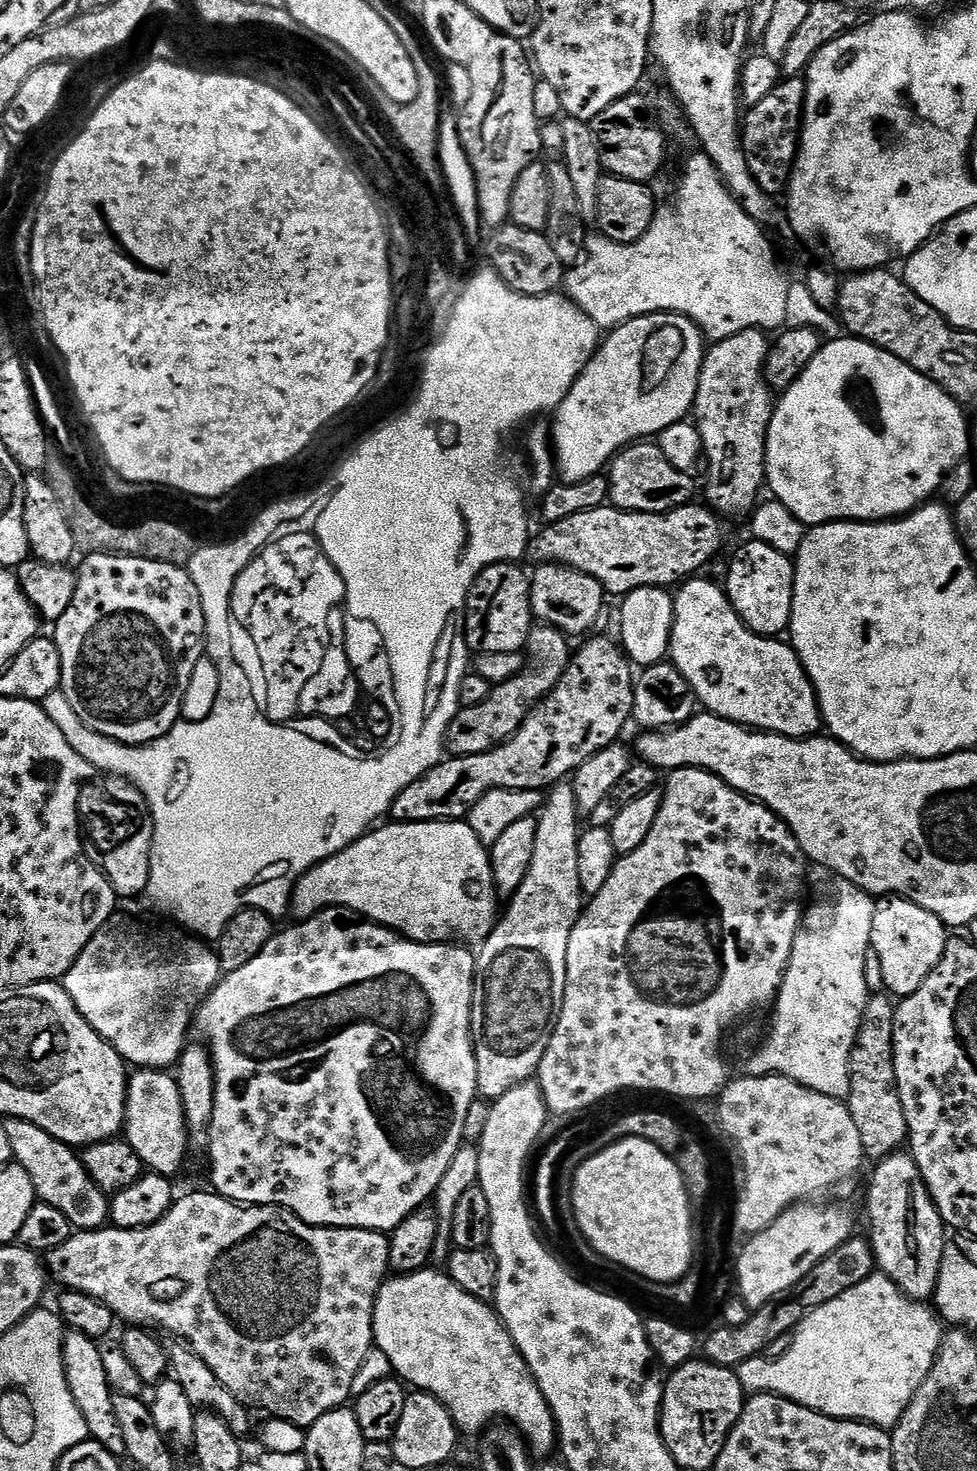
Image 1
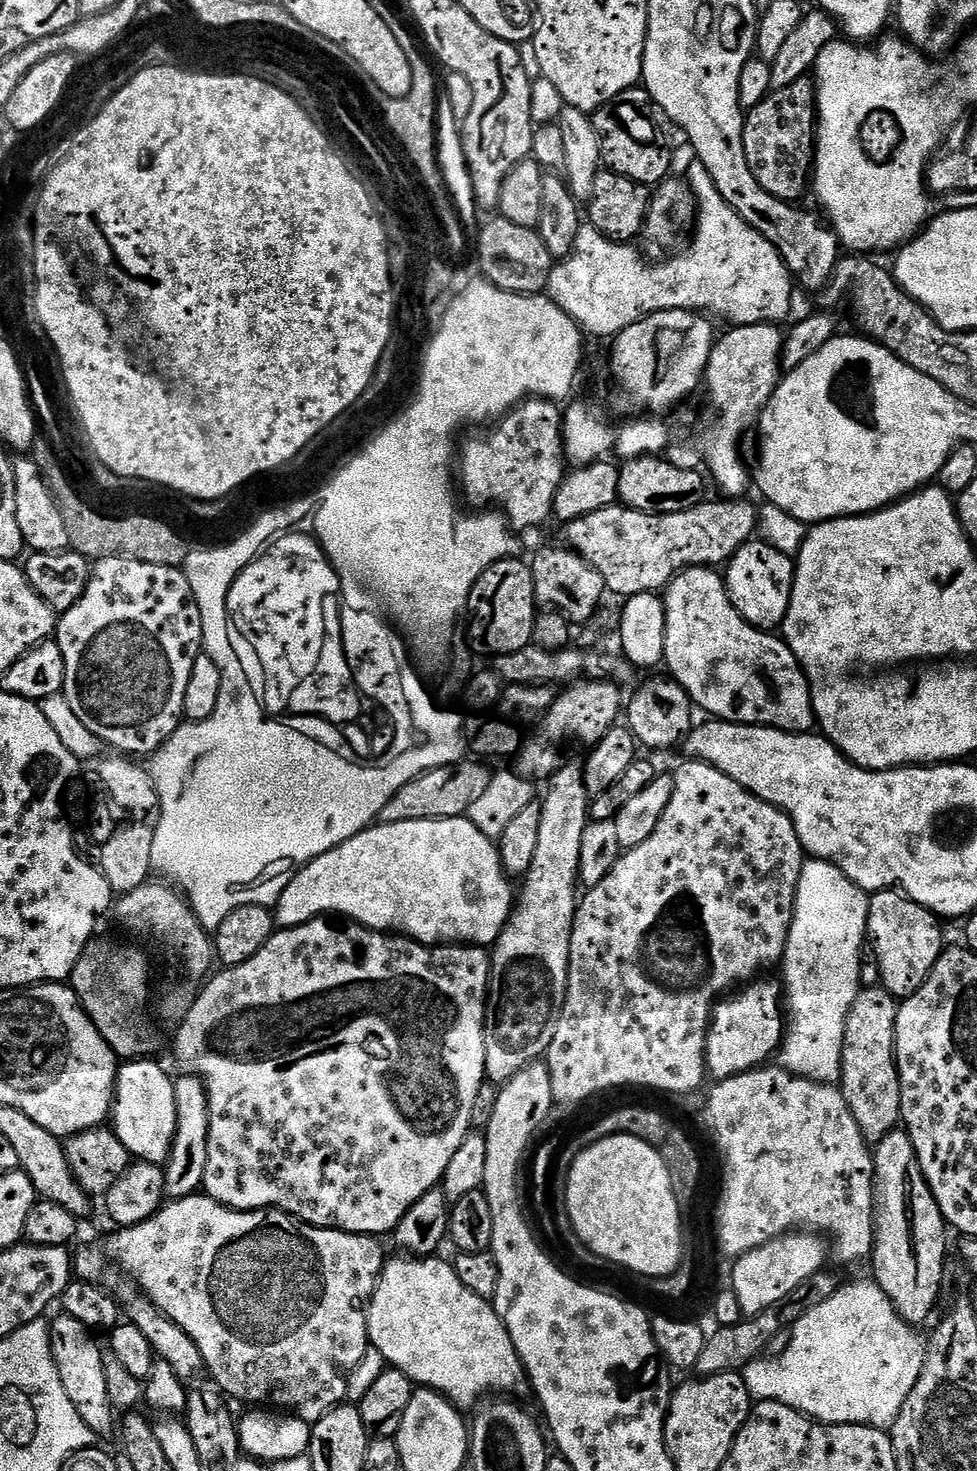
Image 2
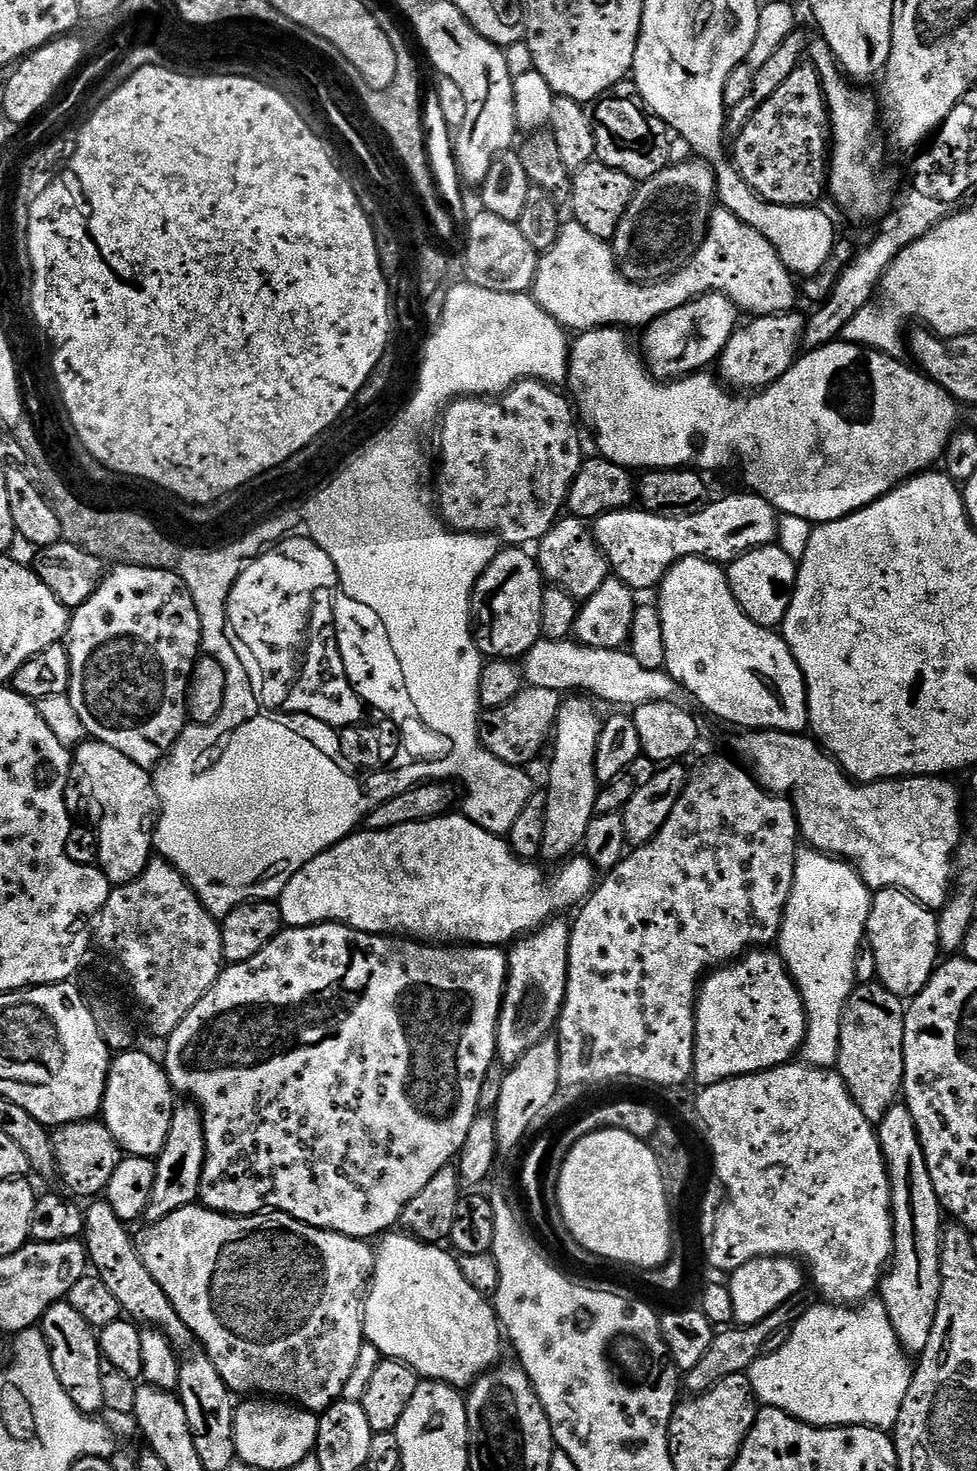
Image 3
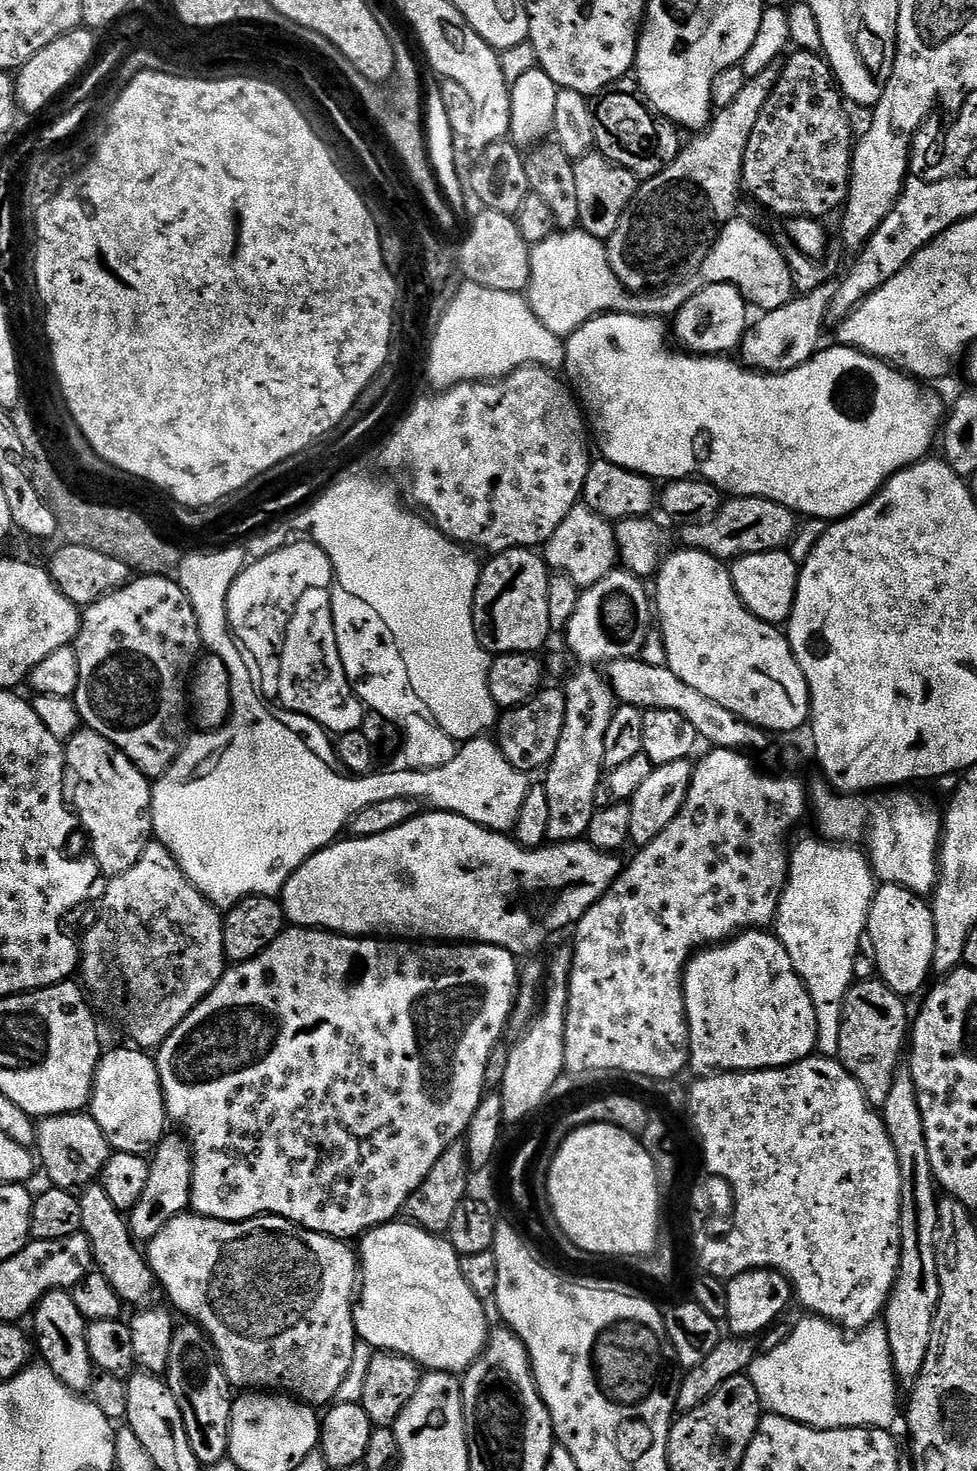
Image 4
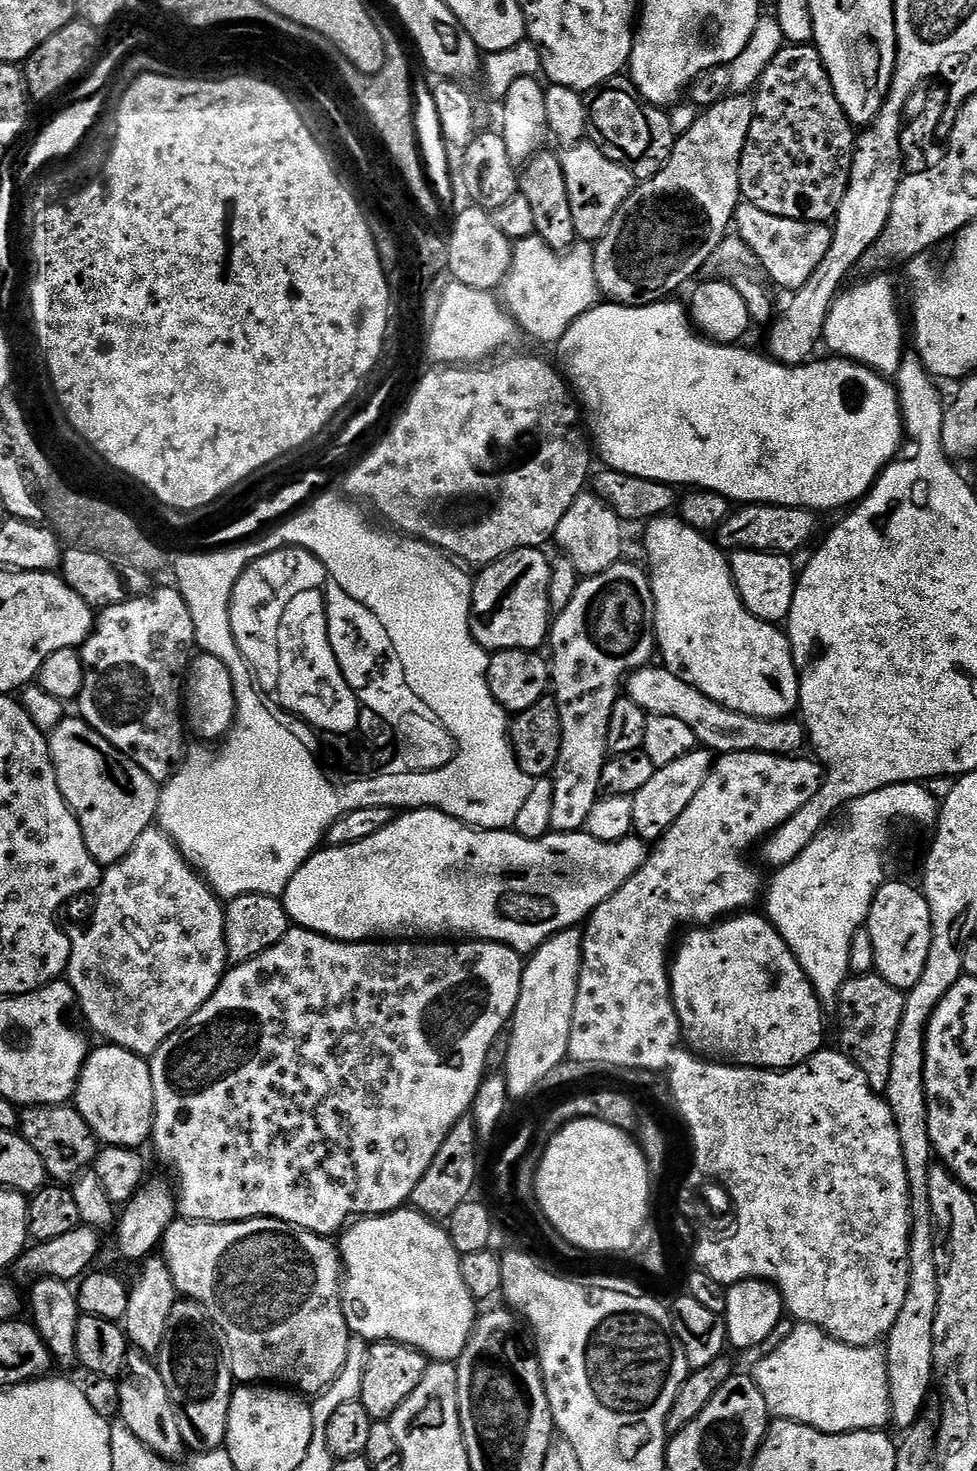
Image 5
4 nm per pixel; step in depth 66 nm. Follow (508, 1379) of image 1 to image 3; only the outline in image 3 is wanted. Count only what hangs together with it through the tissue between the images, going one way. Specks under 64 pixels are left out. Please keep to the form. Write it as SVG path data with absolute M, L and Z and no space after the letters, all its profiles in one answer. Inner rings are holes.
M396 1234L385 1235L379 1241L381 1244L377 1243L374 1248L376 1268L372 1271L370 1287L364 1302L364 1339L380 1351L381 1357L402 1361L403 1364L414 1369L417 1376L425 1380L443 1380L445 1384L451 1384L453 1388L467 1389L479 1376L488 1371L489 1368L493 1367L501 1359L500 1340L502 1344L502 1329L500 1319L496 1316L496 1309L490 1303L489 1297L485 1293L474 1290L474 1286L470 1286L470 1282L466 1282L466 1278L462 1278L460 1261L451 1251L448 1251L449 1253L443 1252L445 1250L443 1247L435 1244L423 1244L421 1240L415 1240L414 1237L407 1234L399 1234L400 1236L392 1235Z

